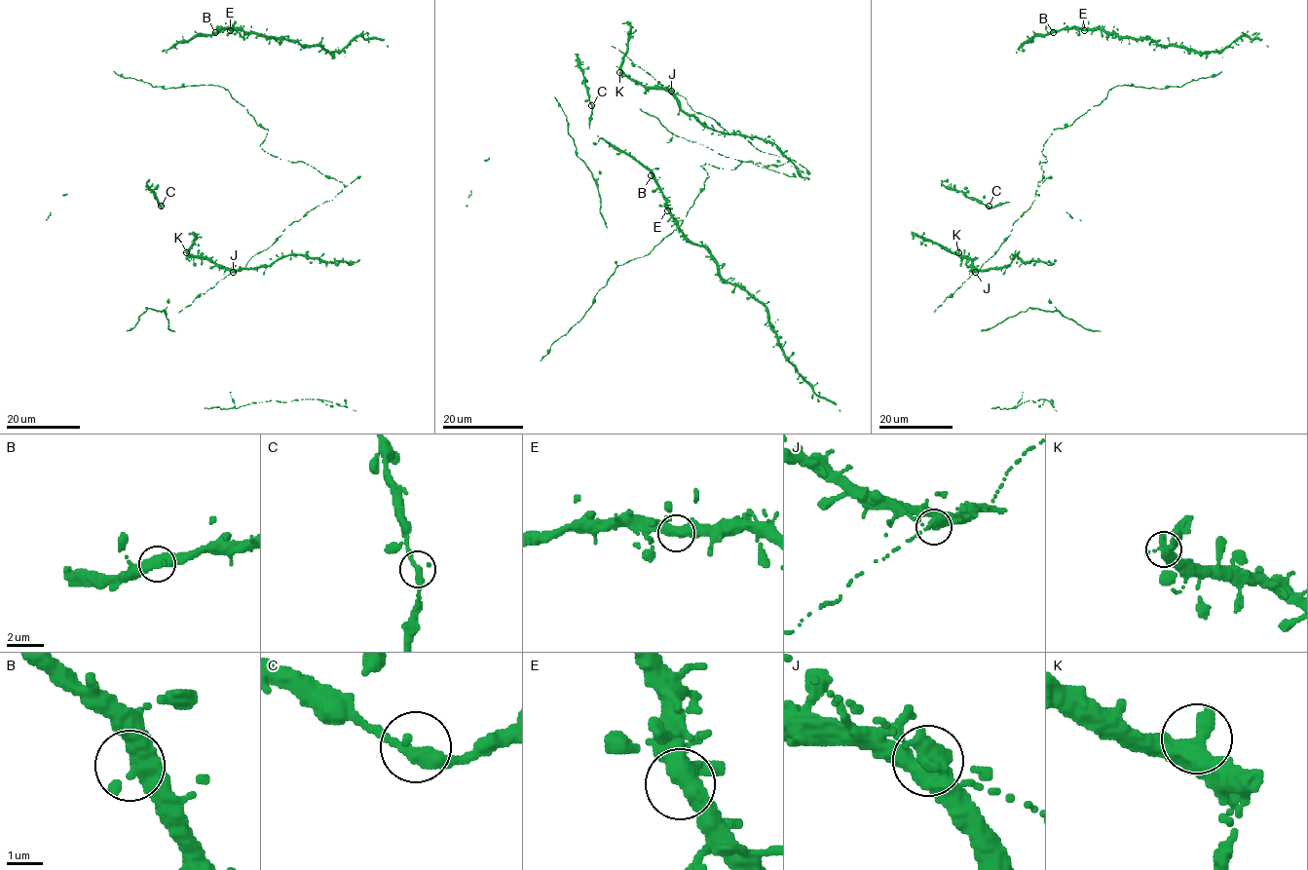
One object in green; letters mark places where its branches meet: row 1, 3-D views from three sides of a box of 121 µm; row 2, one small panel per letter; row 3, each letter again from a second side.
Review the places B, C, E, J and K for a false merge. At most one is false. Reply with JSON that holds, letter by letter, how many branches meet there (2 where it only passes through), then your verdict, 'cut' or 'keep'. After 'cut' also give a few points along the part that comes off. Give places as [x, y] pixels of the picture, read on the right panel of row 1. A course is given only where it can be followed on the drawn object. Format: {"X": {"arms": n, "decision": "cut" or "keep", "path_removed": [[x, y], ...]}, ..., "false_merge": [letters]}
{"B": {"arms": 2, "decision": "keep"}, "C": {"arms": 2, "decision": "keep"}, "E": {"arms": 2, "decision": "keep"}, "J": {"arms": 2, "decision": "keep"}, "K": {"arms": 2, "decision": "keep"}, "false_merge": []}

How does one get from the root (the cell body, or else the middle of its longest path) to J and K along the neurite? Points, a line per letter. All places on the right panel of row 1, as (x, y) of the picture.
J: (1026, 211), (1013, 223), (1010, 235), (995, 253), (975, 272)
K: (1026, 211), (1013, 223), (1010, 235), (978, 271), (970, 259), (958, 252)

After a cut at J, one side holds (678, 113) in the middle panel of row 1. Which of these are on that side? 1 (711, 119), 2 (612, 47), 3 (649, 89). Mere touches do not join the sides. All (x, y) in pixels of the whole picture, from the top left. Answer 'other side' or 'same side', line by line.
1: other side
2: other side
3: same side

